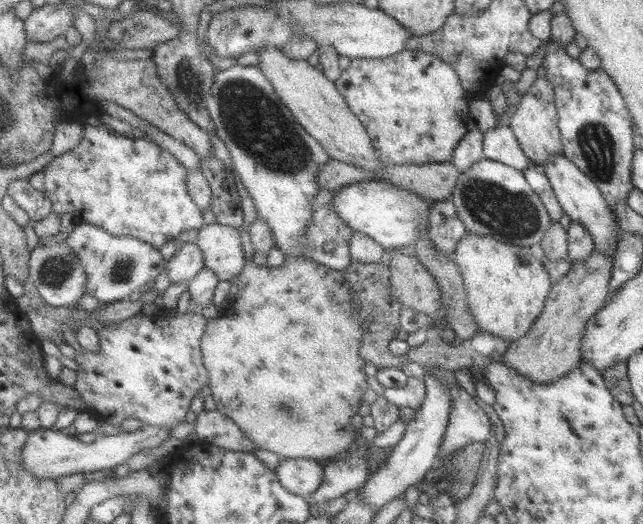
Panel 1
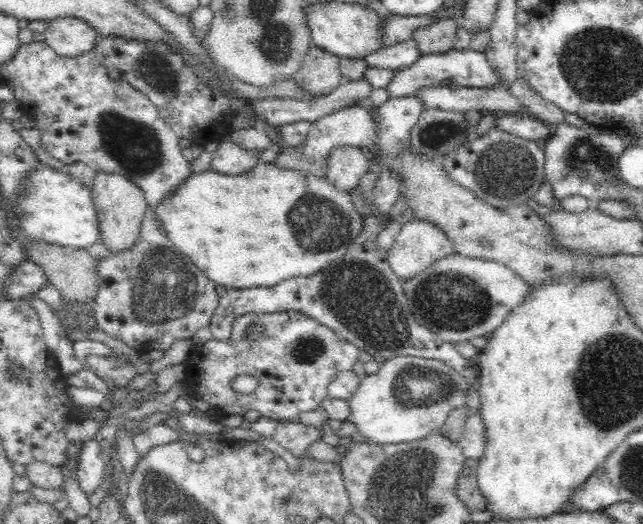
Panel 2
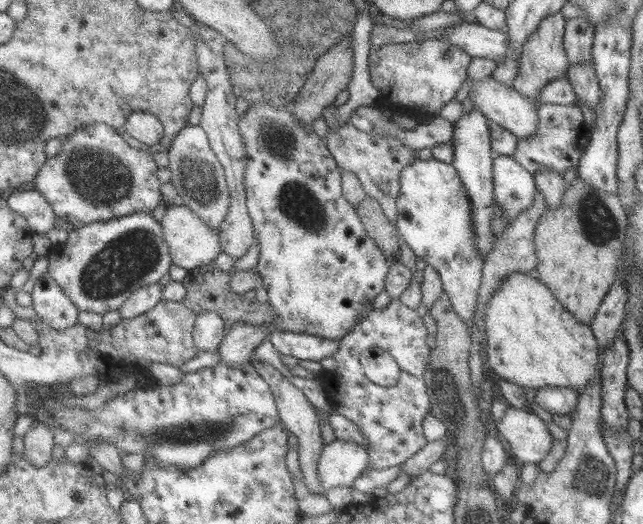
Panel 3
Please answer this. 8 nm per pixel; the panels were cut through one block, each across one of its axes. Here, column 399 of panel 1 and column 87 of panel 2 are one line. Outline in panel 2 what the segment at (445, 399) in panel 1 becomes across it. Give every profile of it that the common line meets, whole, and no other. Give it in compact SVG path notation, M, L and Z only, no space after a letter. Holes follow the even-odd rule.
M96 439L94 442L86 442L82 445L78 463L73 469L78 486L88 496L103 483L105 462L102 456L103 450Z

